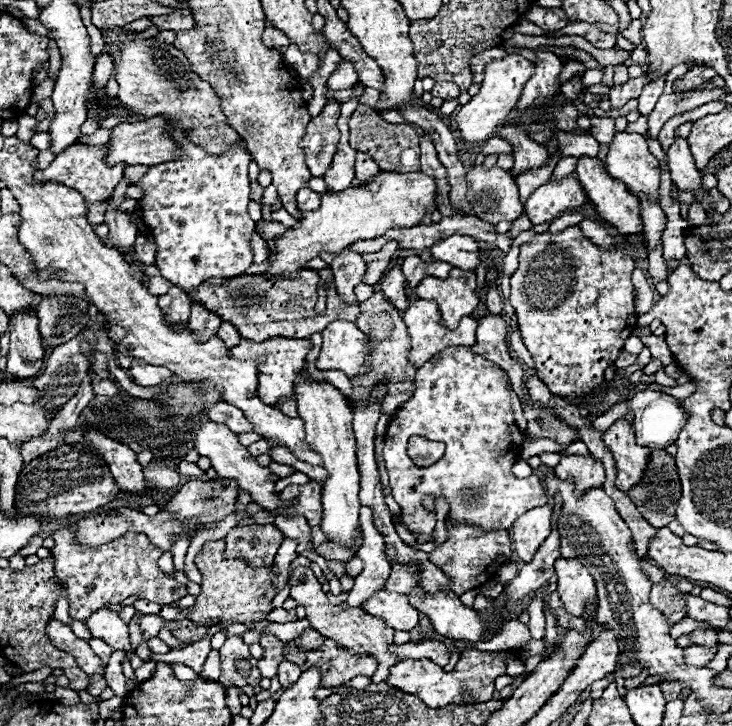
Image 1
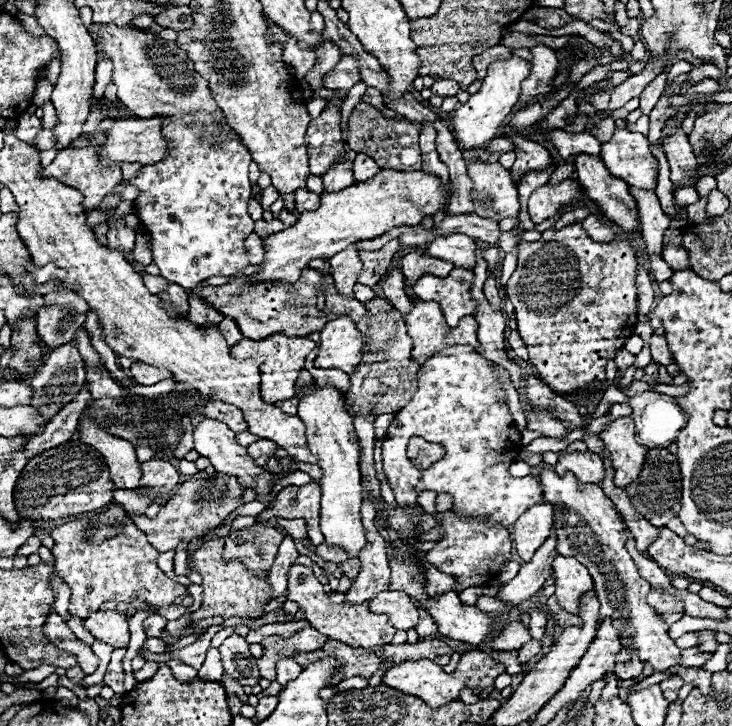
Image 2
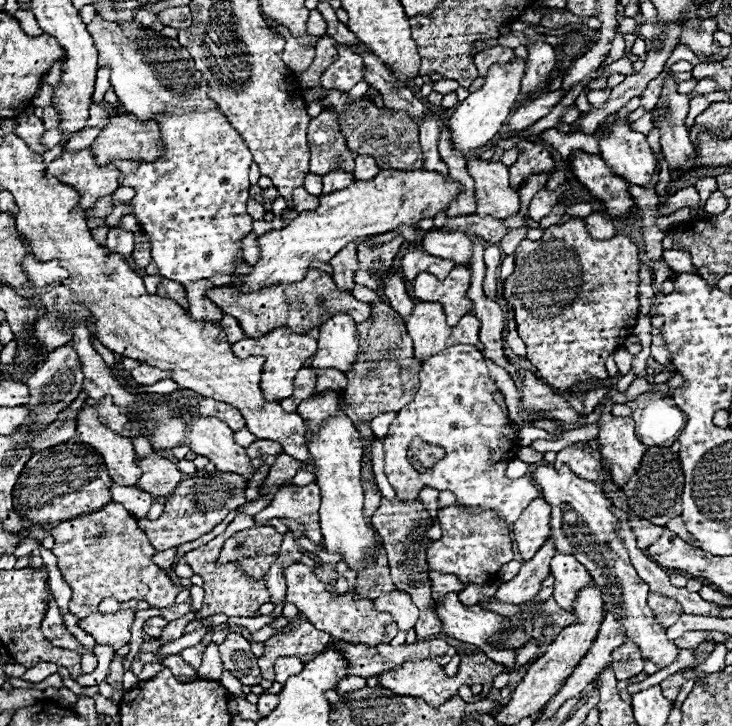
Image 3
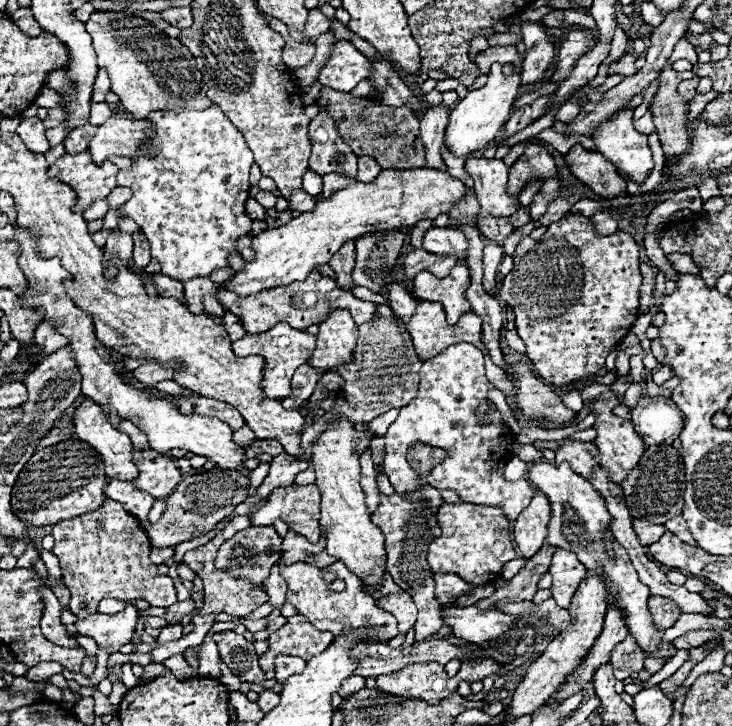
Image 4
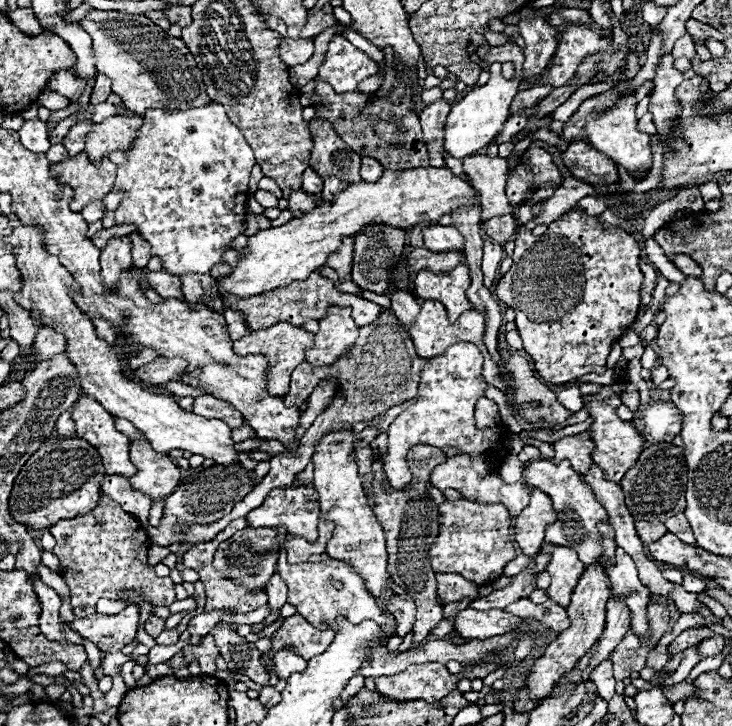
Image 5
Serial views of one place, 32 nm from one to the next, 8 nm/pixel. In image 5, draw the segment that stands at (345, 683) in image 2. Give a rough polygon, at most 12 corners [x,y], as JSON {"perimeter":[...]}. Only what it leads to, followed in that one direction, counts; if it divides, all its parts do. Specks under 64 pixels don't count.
{"perimeter":[[358,674],[340,694],[346,704],[356,692],[364,688],[364,678]]}

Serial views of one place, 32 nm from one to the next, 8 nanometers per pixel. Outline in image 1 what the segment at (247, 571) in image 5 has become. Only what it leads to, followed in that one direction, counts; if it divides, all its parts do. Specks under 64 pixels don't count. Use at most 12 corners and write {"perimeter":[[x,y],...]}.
{"perimeter":[[272,524],[232,528],[226,556],[270,568],[284,538]]}

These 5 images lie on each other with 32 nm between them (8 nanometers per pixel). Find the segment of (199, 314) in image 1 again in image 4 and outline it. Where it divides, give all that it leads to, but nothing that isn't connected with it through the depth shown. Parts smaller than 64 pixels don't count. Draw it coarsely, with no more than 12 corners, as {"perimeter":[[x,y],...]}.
{"perimeter":[[192,278],[184,284],[192,314],[222,316],[224,308],[212,298],[216,282]]}

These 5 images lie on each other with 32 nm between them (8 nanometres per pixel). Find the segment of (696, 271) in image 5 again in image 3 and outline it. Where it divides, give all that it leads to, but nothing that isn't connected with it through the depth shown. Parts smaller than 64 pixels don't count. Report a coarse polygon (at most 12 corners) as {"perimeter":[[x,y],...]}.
{"perimeter":[[668,250],[663,258],[674,272],[696,274],[688,252]]}

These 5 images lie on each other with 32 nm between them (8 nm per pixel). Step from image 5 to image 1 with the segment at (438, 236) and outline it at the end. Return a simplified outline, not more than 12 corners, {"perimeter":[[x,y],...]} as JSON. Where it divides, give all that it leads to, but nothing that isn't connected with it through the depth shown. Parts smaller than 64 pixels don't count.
{"perimeter":[[452,234],[430,246],[432,258],[474,270],[482,258],[478,242]]}

